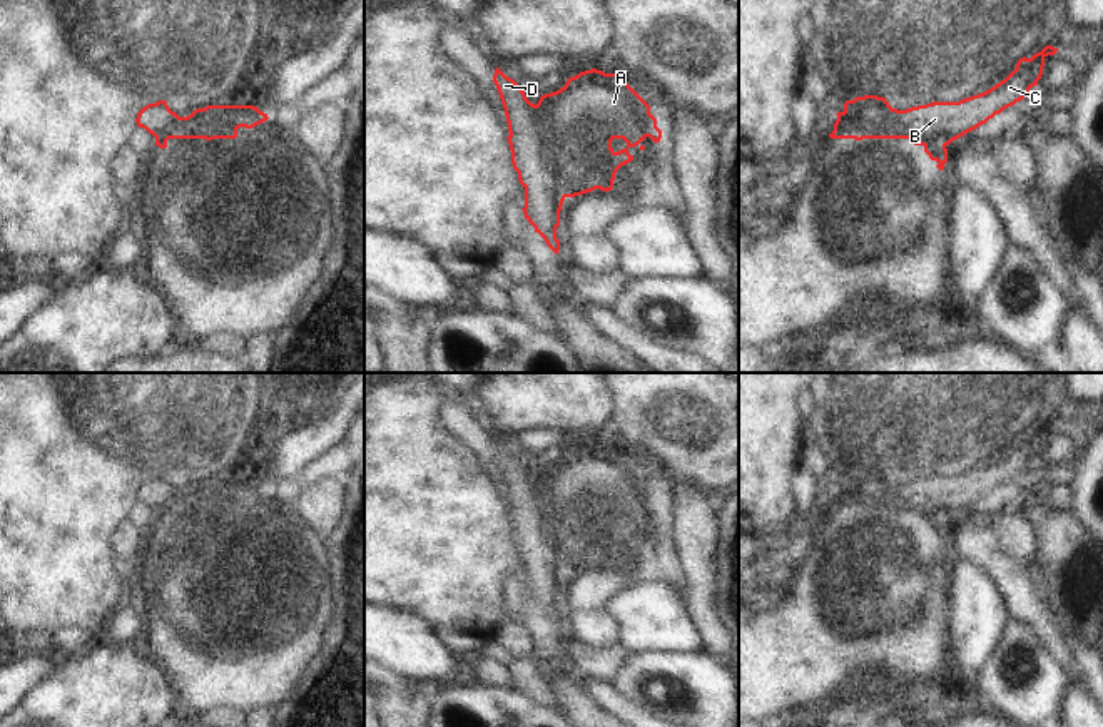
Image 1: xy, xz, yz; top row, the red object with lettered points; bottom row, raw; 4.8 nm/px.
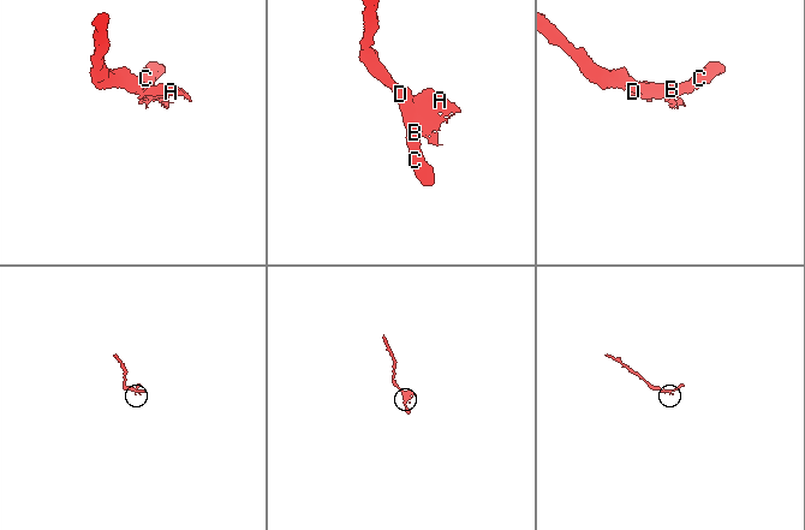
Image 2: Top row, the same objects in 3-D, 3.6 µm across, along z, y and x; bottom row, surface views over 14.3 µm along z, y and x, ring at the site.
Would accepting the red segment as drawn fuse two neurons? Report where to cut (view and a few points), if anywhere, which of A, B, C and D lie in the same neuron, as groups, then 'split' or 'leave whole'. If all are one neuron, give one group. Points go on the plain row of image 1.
yz (838, 490), (849, 488), (863, 497), (894, 497), (945, 520) | A / B C D | split

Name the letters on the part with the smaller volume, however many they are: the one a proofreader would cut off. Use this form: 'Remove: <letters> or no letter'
Remove: A

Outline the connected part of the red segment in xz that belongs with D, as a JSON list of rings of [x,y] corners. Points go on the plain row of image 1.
[[[498,441],[493,450],[498,463],[510,510],[511,538],[525,562],[525,593],[535,602],[546,620],[558,628],[560,585],[565,565],[558,558],[552,536],[545,530],[545,498],[538,480],[531,478],[521,461]]]

